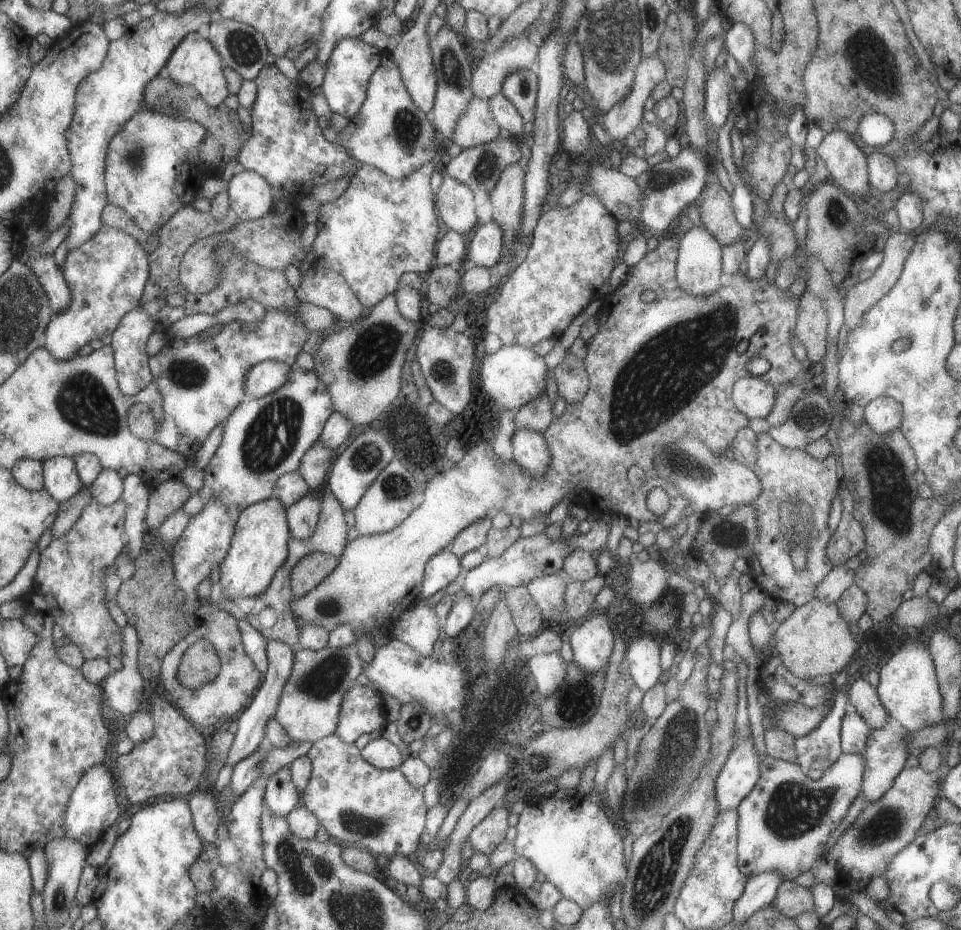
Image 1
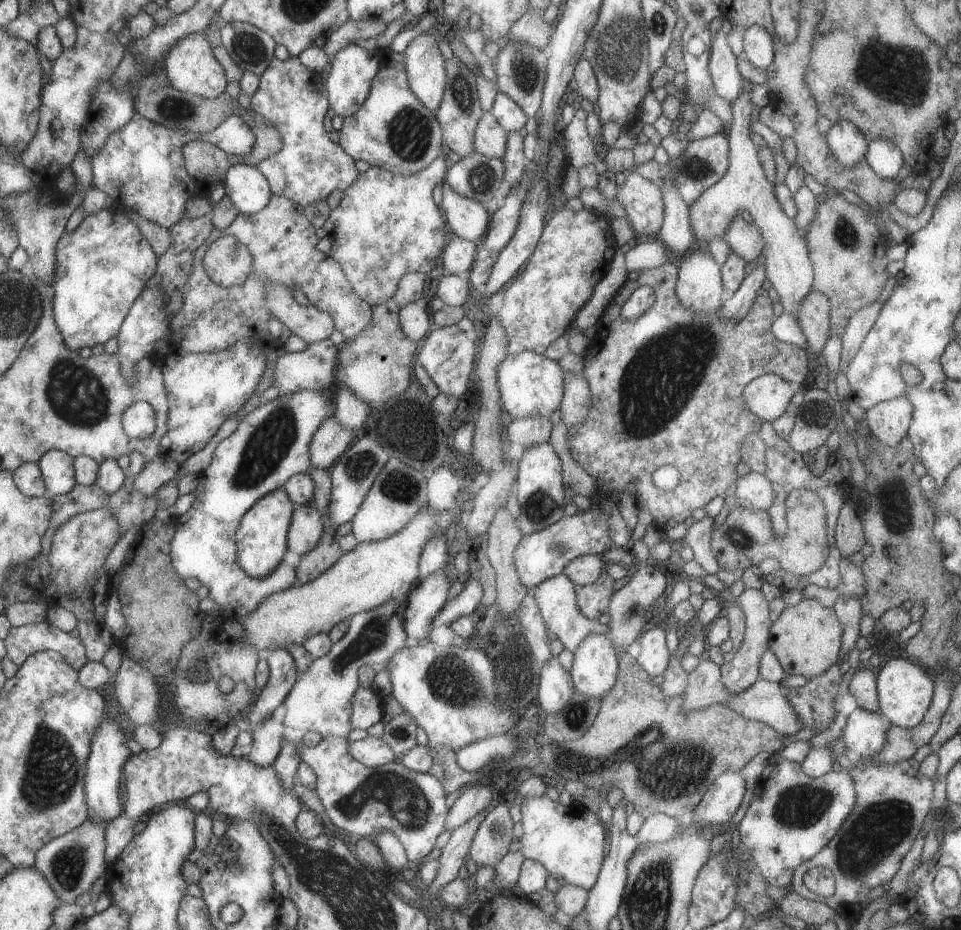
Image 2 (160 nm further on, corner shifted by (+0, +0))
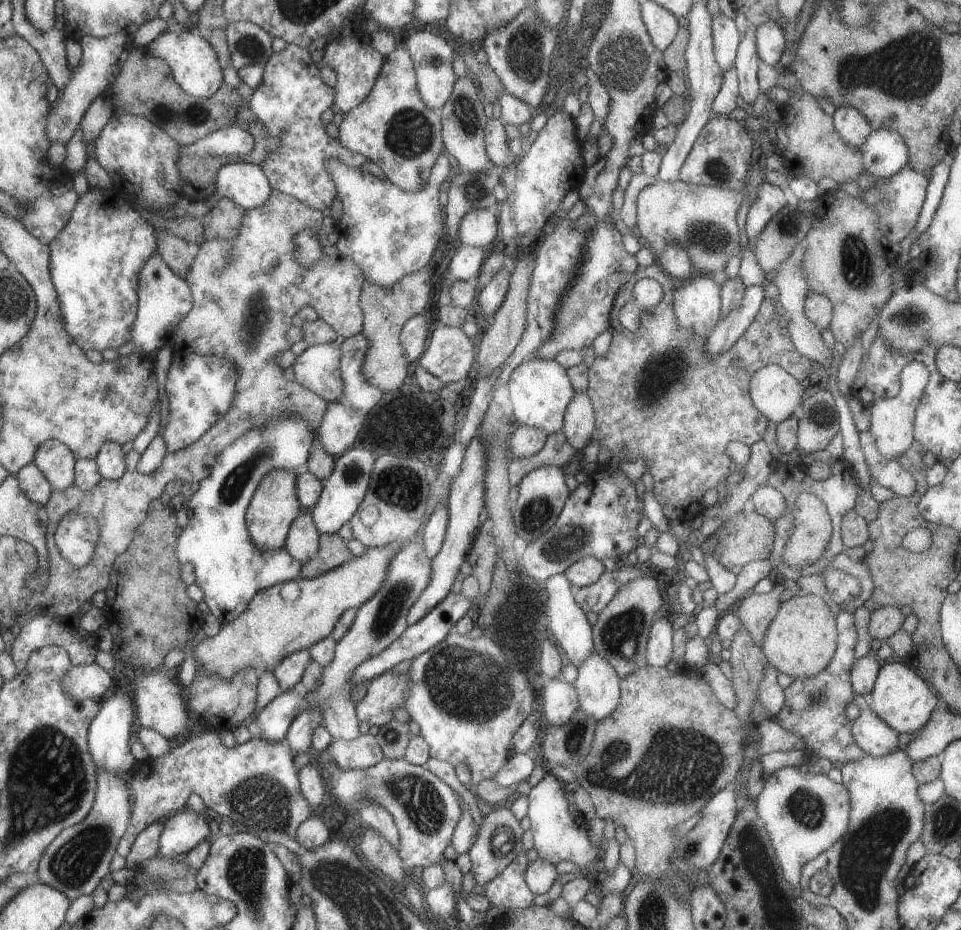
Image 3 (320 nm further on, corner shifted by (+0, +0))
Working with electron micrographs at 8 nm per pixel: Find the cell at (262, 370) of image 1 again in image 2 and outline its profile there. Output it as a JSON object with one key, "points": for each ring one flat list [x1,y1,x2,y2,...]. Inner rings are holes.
{"points":[[332,337,309,343,301,352,282,354,275,362,274,381,280,394,296,393,302,390,328,392,333,384,334,371,338,363,338,347,334,345]]}

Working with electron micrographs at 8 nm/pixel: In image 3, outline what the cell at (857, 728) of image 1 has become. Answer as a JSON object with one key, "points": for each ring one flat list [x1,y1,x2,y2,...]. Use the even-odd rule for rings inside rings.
{"points":[[867,694,855,695,853,698,858,708,858,716,852,721,851,736,863,753,873,757,886,756,899,749,895,733,869,707,871,698]]}

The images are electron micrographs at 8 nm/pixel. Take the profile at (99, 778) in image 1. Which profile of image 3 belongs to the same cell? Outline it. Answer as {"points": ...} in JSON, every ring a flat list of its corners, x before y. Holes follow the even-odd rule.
{"points":[[117,690,102,705,98,718,91,724,89,734,90,754,97,764,97,772,111,772,120,778,125,778,130,767,136,760,130,752,131,727,133,725,133,702,125,690]]}

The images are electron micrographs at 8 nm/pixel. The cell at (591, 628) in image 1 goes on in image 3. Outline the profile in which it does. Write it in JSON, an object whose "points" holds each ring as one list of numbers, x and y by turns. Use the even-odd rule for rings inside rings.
{"points":[[592,650,577,668,577,678,572,684,578,708,596,722,609,716,619,703,619,680,617,672]]}

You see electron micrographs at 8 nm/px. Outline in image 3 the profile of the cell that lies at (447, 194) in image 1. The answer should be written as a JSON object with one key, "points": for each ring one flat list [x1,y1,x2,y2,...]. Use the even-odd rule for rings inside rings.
{"points":[[486,209,471,210,459,220,457,238,462,245,488,251,499,238,497,223,497,215]]}

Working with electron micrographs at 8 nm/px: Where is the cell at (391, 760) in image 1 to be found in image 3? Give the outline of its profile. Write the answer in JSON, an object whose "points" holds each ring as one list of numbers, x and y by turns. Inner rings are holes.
{"points":[[360,735,355,740,333,739,326,747,331,762,341,770,371,767,384,759,377,740,371,735]]}

